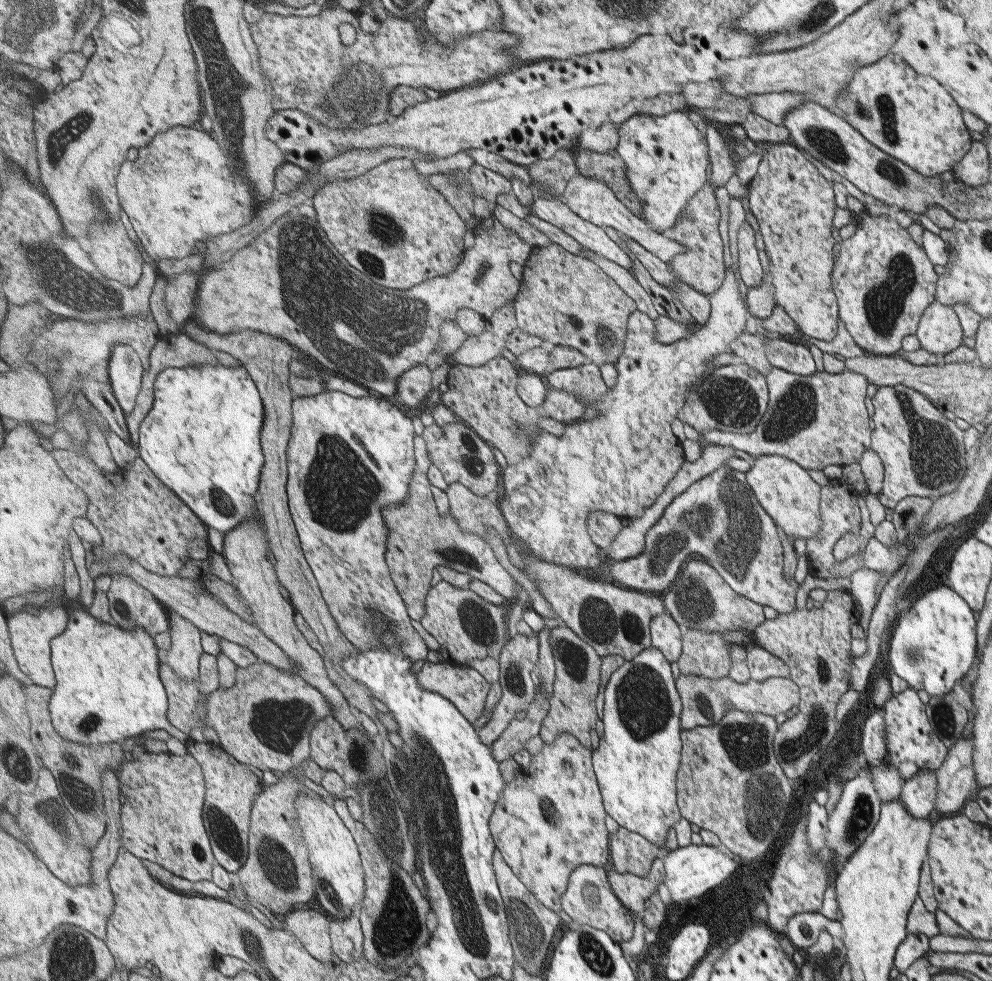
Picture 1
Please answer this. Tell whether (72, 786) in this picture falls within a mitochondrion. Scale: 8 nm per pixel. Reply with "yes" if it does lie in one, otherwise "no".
yes

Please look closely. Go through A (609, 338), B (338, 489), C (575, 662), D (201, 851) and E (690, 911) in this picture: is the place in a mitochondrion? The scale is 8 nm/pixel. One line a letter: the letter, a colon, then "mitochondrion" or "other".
A: mitochondrion
B: mitochondrion
C: mitochondrion
D: mitochondrion
E: other

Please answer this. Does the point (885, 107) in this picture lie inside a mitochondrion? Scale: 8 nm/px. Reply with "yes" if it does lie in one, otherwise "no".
yes

